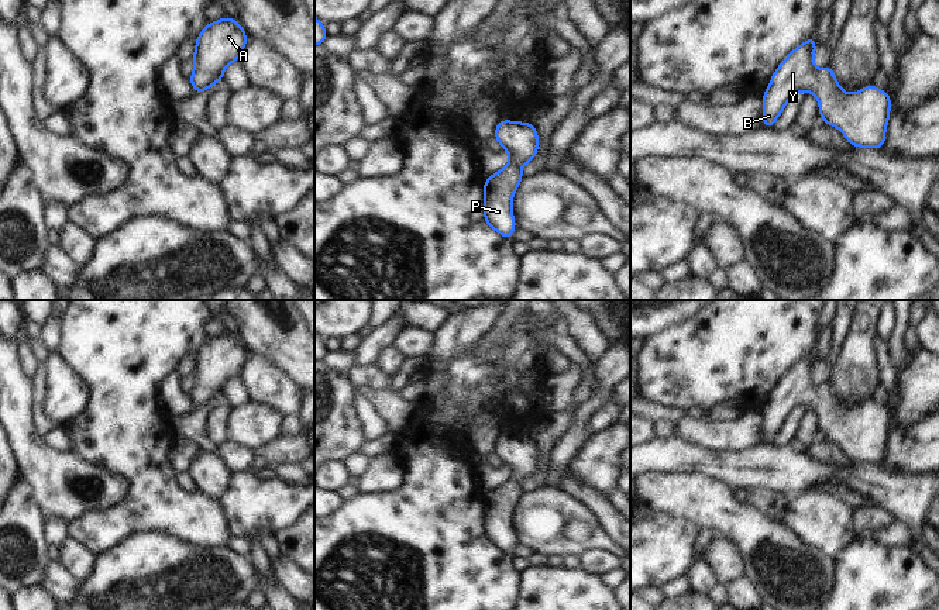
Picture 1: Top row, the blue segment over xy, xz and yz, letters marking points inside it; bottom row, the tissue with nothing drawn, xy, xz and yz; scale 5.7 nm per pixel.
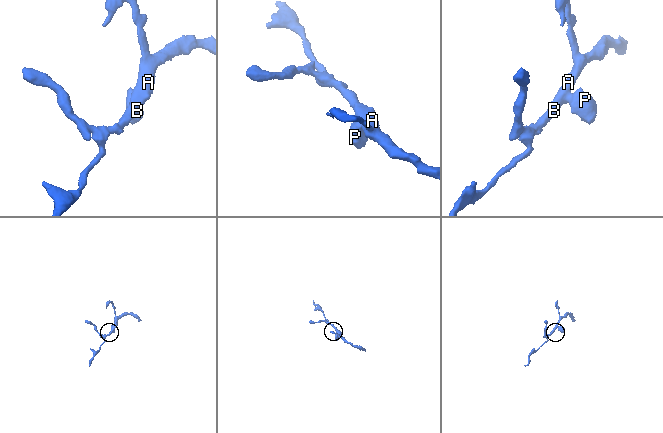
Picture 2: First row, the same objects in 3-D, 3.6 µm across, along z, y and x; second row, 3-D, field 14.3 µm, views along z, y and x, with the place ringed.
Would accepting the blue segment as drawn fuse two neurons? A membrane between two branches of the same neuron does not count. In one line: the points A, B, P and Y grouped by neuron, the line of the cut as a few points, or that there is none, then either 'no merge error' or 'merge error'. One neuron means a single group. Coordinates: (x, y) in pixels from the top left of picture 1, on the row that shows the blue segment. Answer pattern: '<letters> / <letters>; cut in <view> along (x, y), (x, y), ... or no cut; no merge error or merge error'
A B P Y; no cut; no merge error

